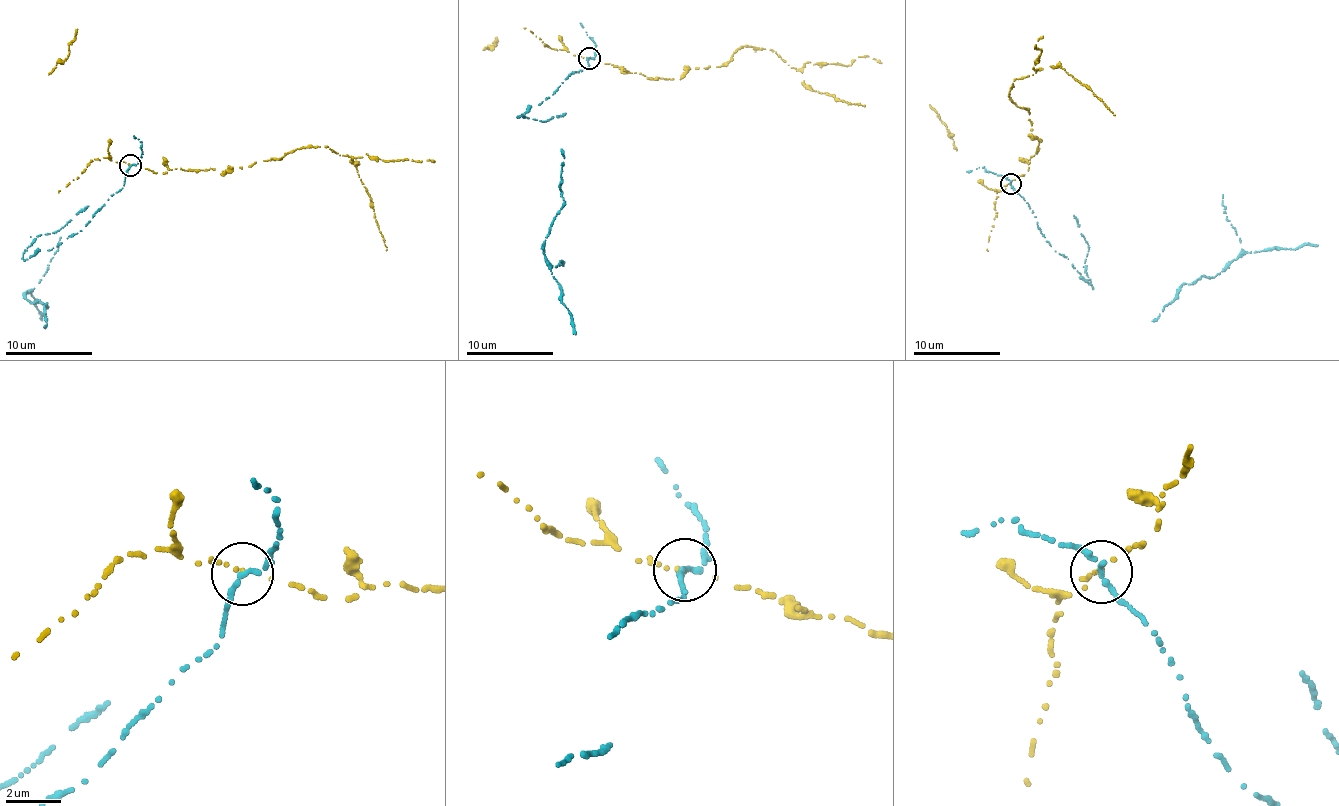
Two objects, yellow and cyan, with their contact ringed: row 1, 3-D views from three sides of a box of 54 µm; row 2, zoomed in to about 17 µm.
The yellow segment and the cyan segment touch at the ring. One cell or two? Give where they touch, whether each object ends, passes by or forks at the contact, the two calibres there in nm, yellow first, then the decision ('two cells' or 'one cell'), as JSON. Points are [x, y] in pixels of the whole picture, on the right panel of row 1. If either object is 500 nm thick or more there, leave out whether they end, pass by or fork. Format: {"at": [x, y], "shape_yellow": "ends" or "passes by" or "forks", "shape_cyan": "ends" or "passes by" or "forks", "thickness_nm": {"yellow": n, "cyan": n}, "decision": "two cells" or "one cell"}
{"at": [1010, 183], "shape_yellow": "ends", "shape_cyan": "passes by", "thickness_nm": {"yellow": 90, "cyan": 190}, "decision": "two cells"}

